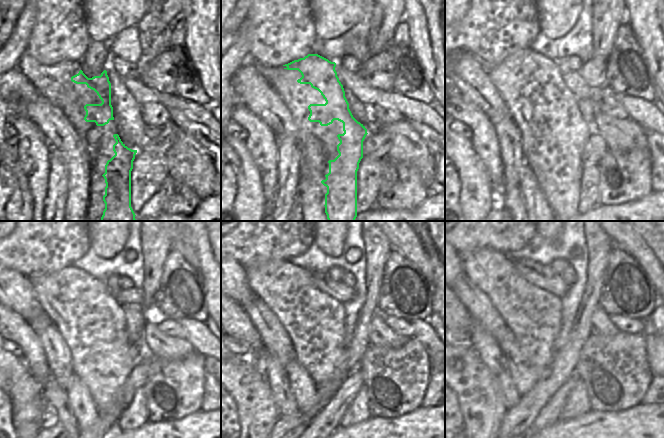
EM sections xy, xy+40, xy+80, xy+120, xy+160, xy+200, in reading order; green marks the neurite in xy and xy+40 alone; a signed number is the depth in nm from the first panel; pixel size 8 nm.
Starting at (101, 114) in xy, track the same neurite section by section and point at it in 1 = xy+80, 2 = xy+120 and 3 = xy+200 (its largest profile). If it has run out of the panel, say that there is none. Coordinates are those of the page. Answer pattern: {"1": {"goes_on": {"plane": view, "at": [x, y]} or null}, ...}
{"1": {"goes_on": {"plane": "xy+80", "at": [553, 100]}}, "2": {"goes_on": {"plane": "xy+120", "at": [105, 323]}}, "3": {"goes_on": {"plane": "xy+200", "at": [485, 266]}}}

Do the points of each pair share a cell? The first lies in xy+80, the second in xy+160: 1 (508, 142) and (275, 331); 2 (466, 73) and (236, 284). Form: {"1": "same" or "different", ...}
{"1": "same", "2": "same"}

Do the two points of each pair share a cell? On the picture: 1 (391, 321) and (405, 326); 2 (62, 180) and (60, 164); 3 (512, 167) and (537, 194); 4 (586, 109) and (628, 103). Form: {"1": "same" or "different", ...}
{"1": "same", "2": "same", "3": "different", "4": "different"}

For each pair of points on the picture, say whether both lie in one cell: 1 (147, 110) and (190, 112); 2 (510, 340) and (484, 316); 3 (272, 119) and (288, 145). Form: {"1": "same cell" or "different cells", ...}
{"1": "different cells", "2": "different cells", "3": "different cells"}

